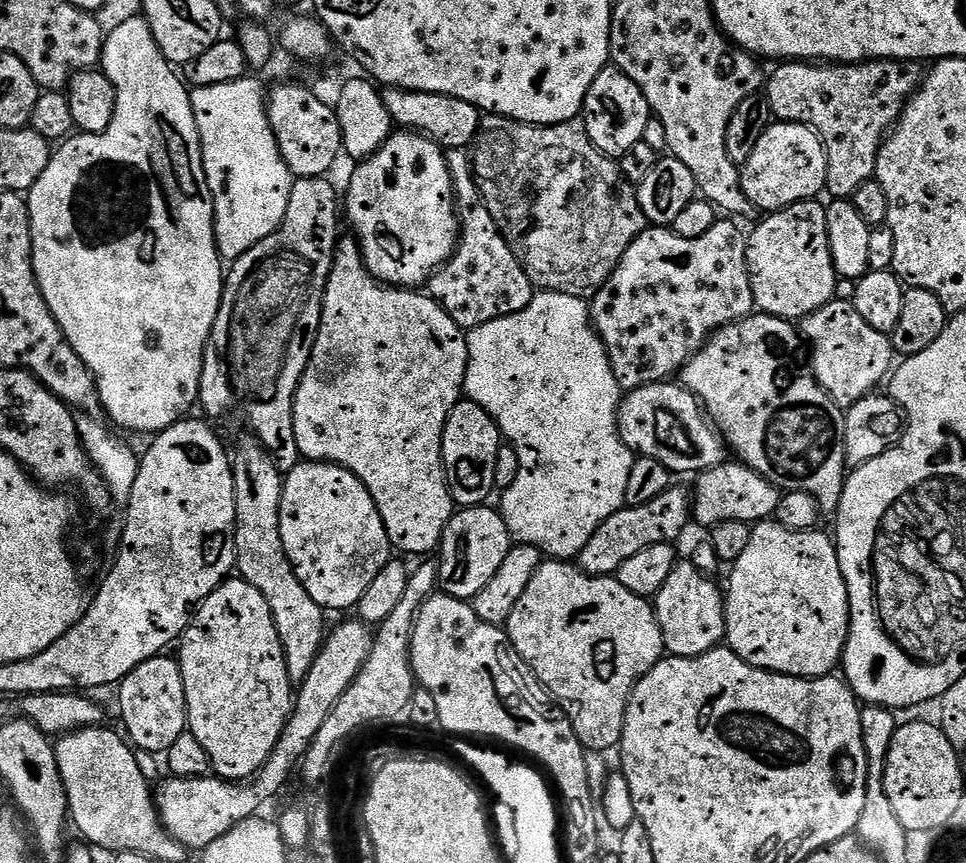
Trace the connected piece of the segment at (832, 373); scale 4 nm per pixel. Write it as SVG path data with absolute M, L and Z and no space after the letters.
M832 299L822 310L802 321L802 336L812 343L810 367L816 380L842 409L854 407L862 398L873 395L880 383L889 379L894 368L891 339L874 330L852 303Z

